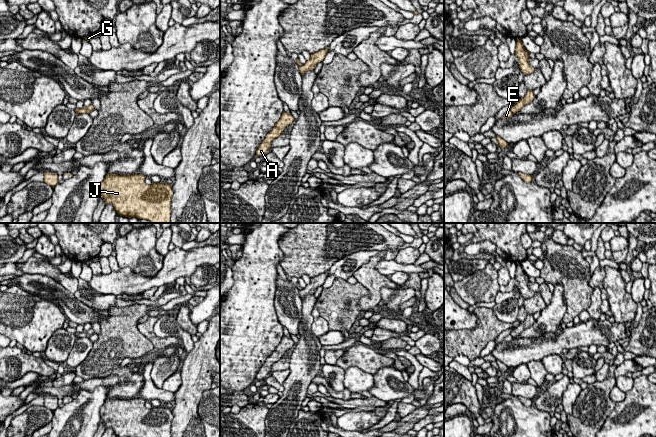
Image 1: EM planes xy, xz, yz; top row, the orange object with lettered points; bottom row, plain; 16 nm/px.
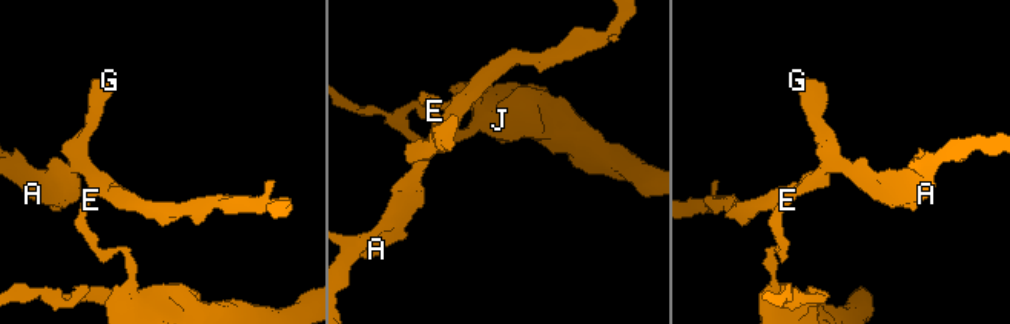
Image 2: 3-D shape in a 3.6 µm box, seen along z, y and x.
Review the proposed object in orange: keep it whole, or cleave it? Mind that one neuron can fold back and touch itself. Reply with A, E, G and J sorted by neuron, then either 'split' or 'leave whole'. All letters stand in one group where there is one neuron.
A G / E J; split

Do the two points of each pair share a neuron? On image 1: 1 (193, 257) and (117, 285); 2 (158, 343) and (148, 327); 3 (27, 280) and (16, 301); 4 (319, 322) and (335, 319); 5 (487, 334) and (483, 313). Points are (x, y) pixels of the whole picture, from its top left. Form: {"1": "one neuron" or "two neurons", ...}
{"1": "one neuron", "2": "one neuron", "3": "two neurons", "4": "two neurons", "5": "one neuron"}

